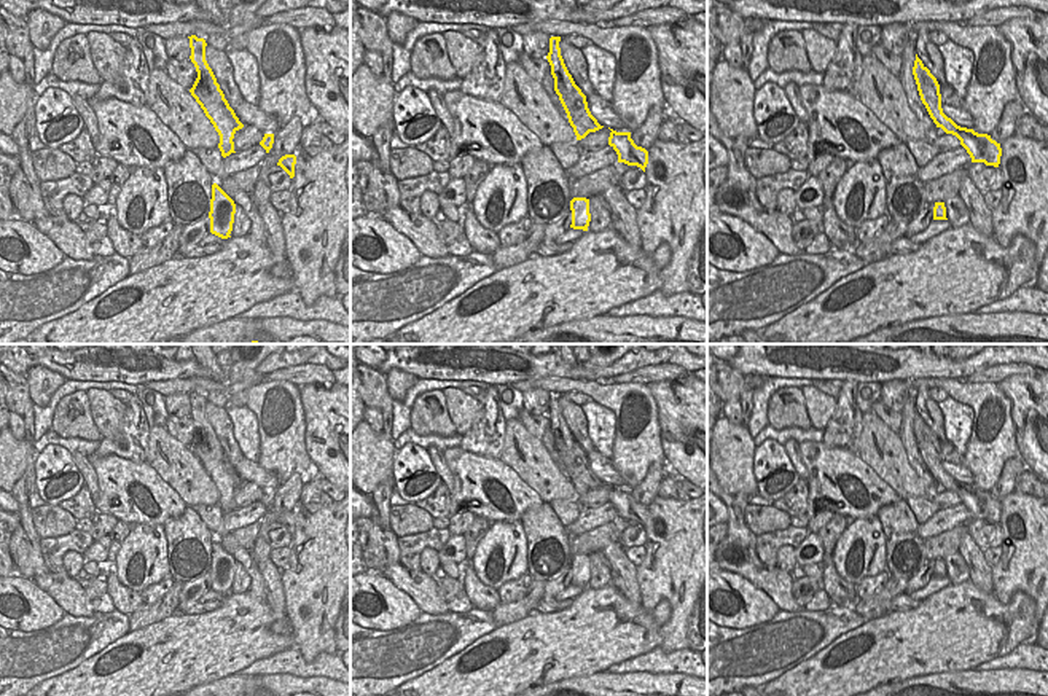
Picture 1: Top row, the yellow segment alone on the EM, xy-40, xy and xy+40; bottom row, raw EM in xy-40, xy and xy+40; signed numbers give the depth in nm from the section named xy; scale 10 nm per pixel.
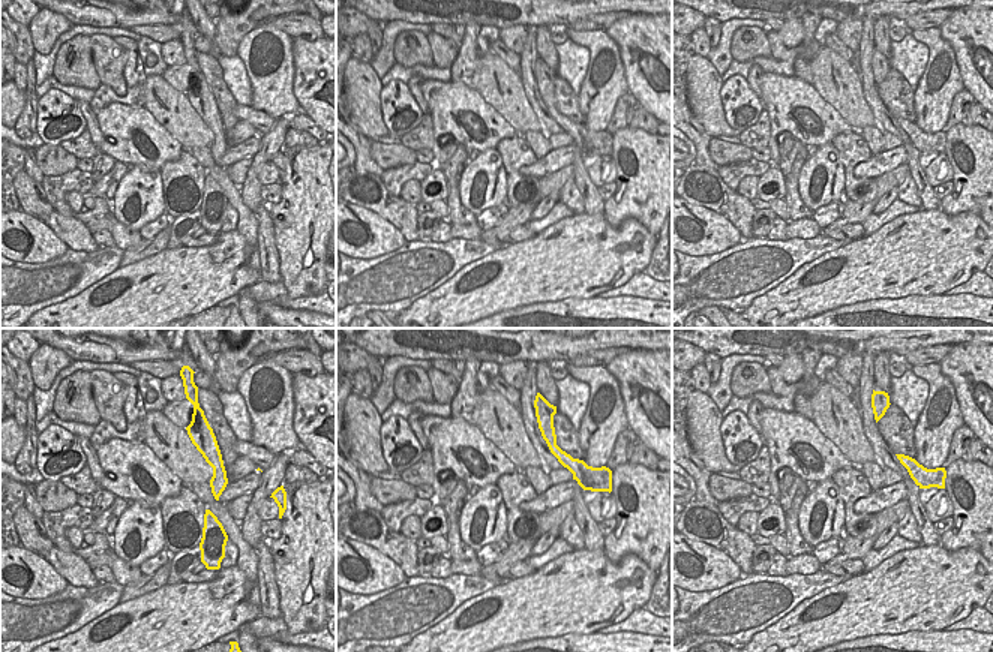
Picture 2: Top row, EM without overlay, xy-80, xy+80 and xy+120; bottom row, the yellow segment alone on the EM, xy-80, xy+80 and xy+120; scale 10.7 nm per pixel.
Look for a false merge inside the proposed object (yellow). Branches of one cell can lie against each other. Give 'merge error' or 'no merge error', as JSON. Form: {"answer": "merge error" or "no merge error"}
{"answer": "merge error"}

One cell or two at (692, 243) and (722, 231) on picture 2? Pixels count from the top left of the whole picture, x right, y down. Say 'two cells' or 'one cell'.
one cell

